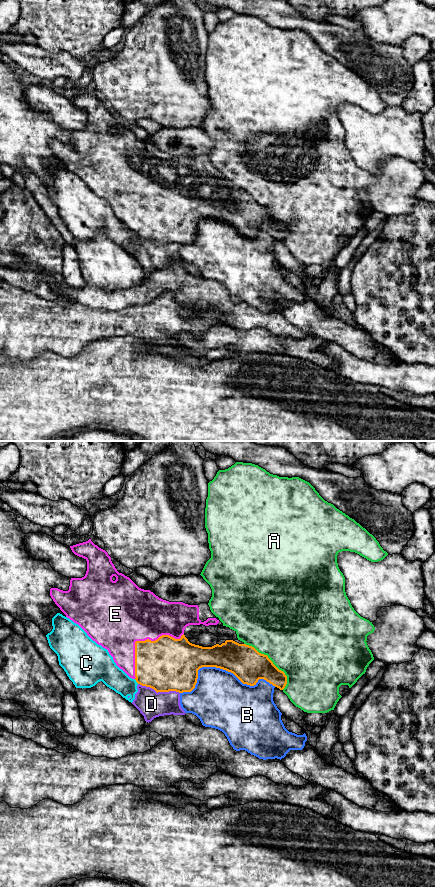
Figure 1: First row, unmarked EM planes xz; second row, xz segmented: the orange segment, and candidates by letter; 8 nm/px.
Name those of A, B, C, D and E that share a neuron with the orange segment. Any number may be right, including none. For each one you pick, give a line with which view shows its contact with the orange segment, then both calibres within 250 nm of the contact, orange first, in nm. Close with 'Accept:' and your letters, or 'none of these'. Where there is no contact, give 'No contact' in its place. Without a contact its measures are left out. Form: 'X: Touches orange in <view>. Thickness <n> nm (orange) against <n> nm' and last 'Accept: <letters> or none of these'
E: Touches orange in xz. Thickness 400 nm (orange) against 460 nm
Accept: E

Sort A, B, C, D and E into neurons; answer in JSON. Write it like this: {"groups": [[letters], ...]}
{"groups": [["A"], ["B"], ["C"], ["D"], ["E"]]}

